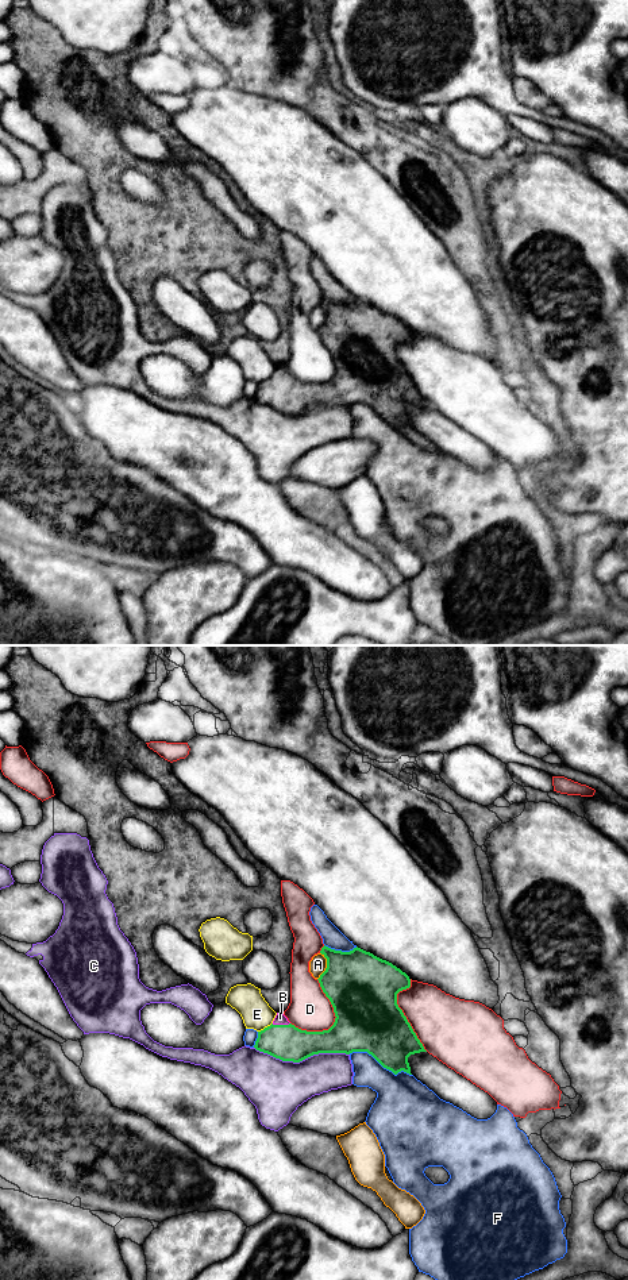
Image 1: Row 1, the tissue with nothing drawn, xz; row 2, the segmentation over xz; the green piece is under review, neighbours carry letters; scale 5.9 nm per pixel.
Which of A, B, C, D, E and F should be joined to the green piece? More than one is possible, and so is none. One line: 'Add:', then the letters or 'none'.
Add: B

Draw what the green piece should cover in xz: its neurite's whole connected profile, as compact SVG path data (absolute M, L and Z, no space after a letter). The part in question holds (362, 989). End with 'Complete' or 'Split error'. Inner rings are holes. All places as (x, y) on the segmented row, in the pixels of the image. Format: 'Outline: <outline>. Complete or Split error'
Outline: M324 945L320 953L327 959L327 968L317 980L334 1007L334 1025L328 1030L307 1032L292 1025L284 1013L277 1013L273 1023L258 1032L254 1048L293 1063L319 1053L367 1052L394 1075L401 1071L412 1075L408 1057L427 1050L397 1005L397 994L411 987L409 976L392 963L358 946L342 952Z. Split error

